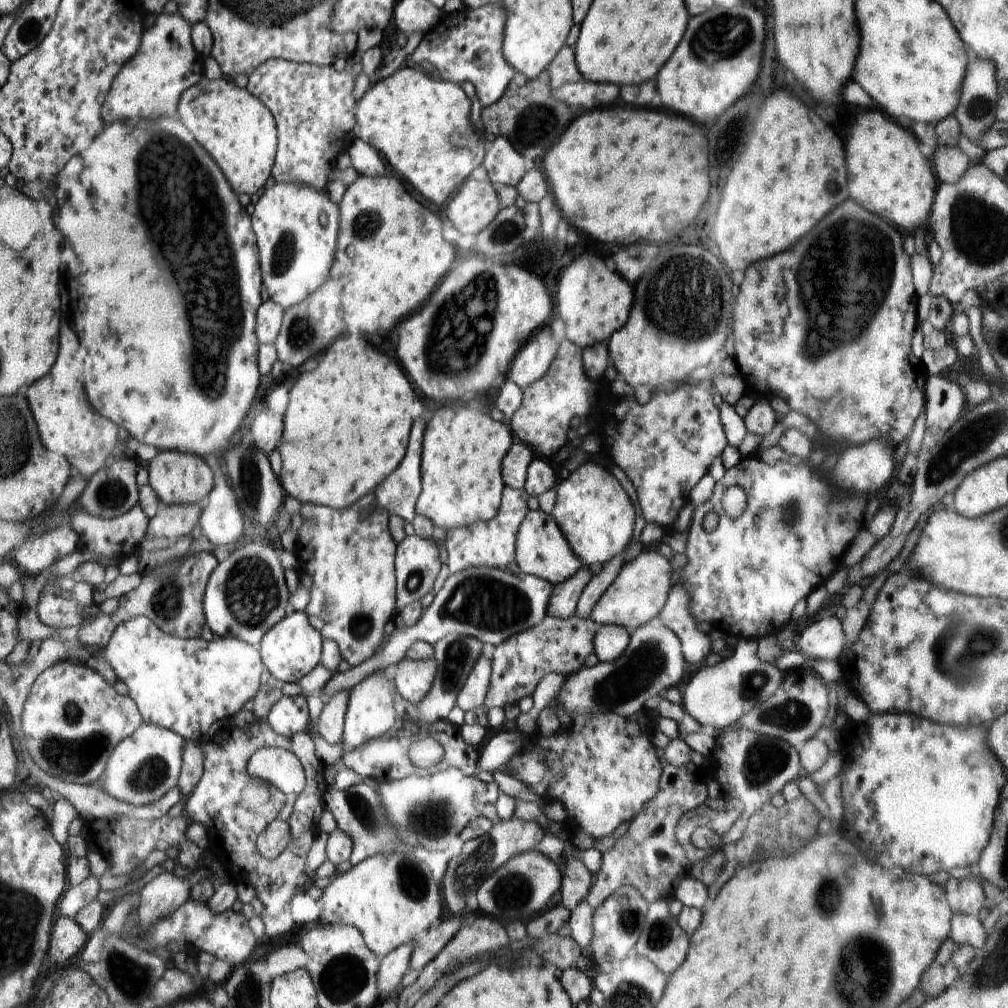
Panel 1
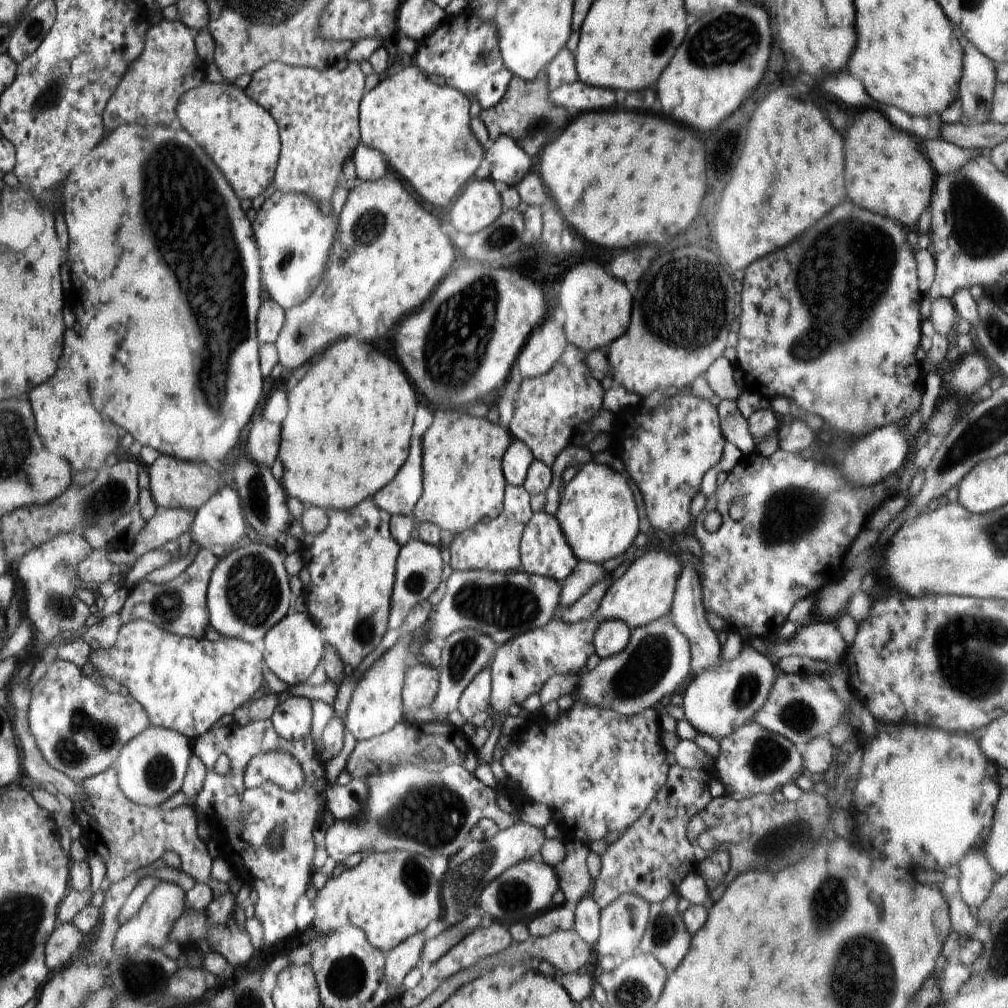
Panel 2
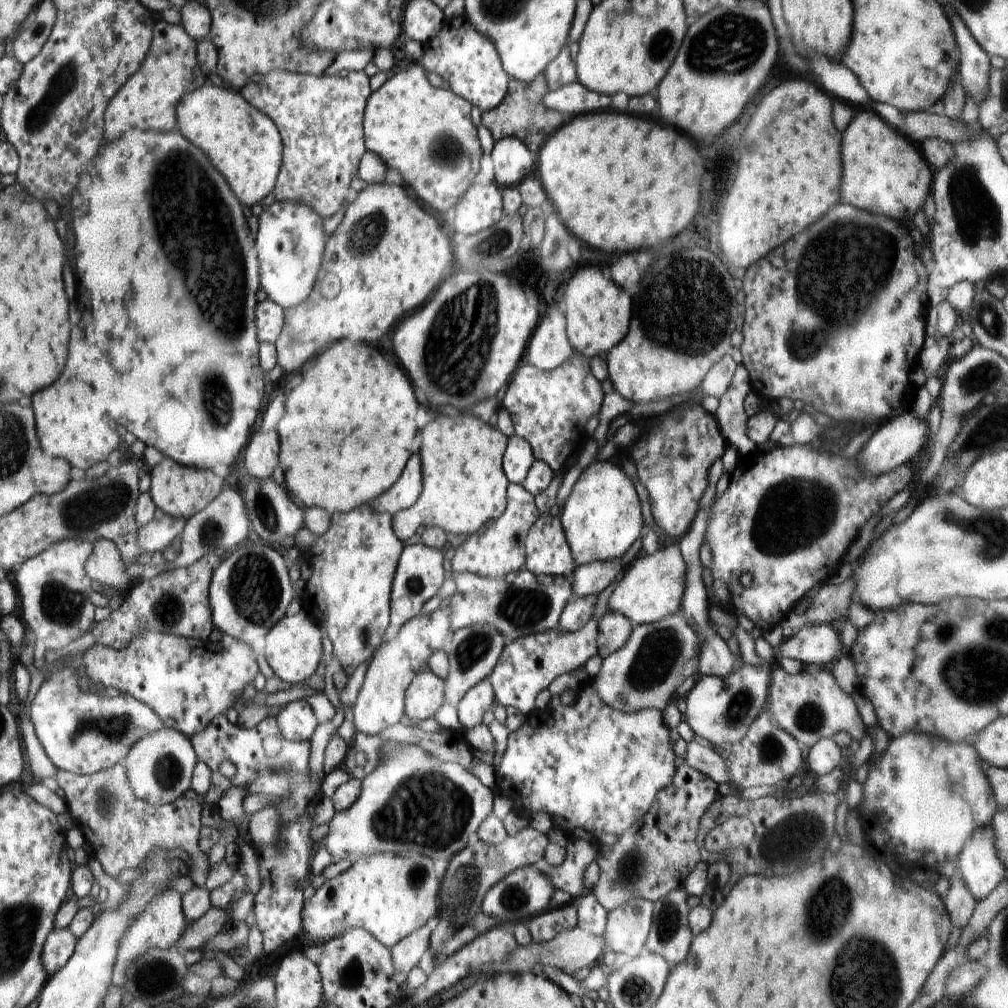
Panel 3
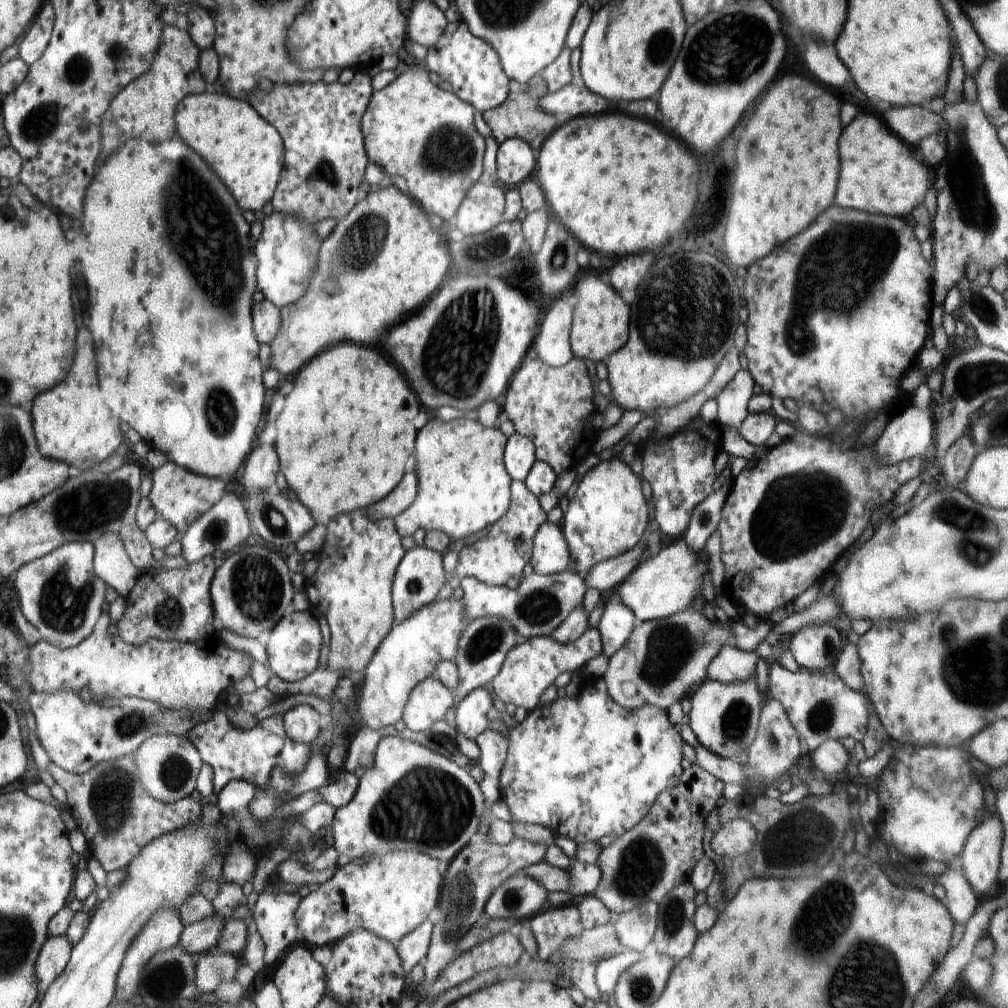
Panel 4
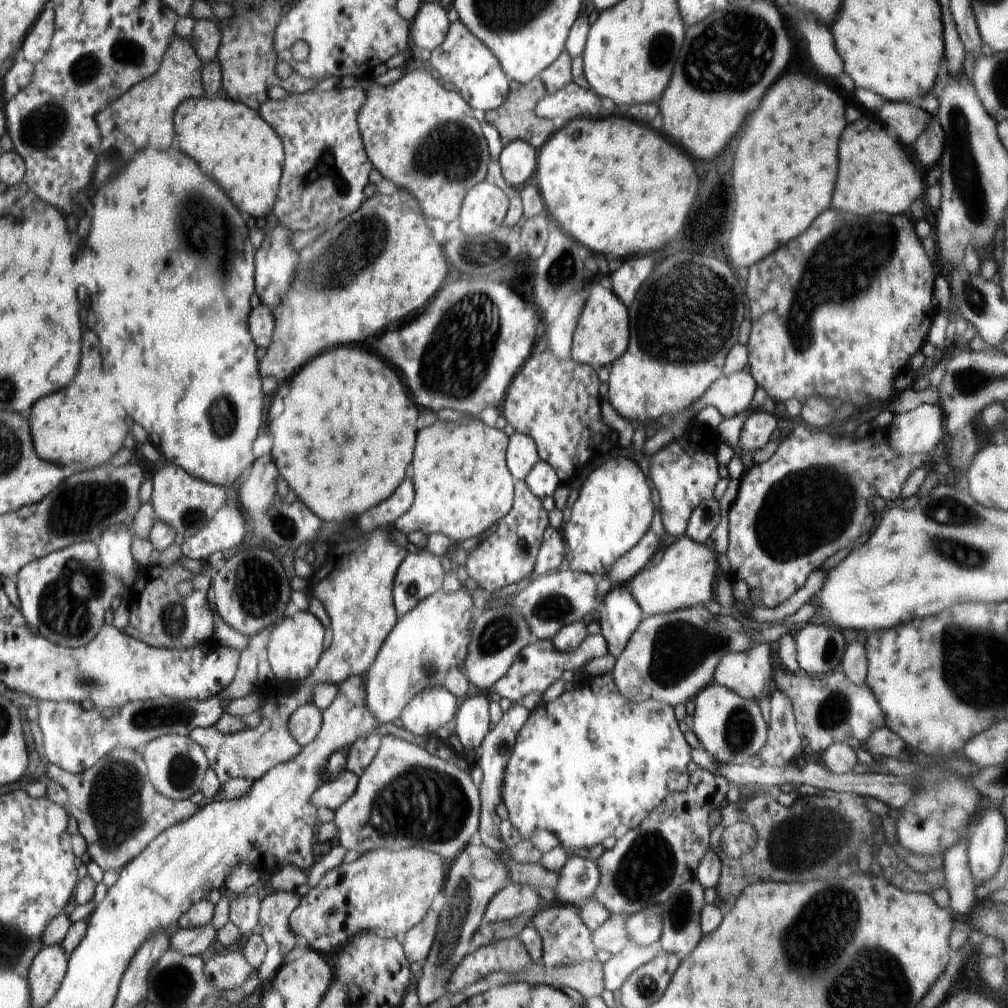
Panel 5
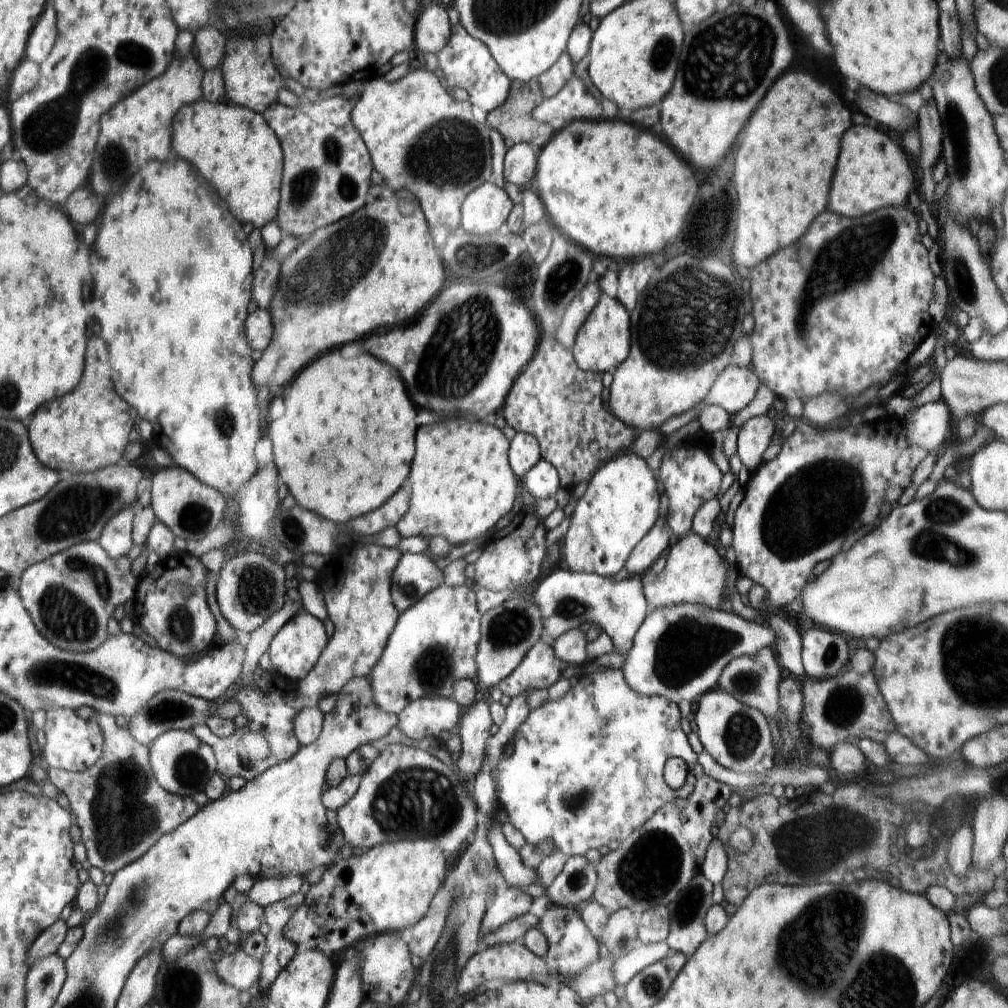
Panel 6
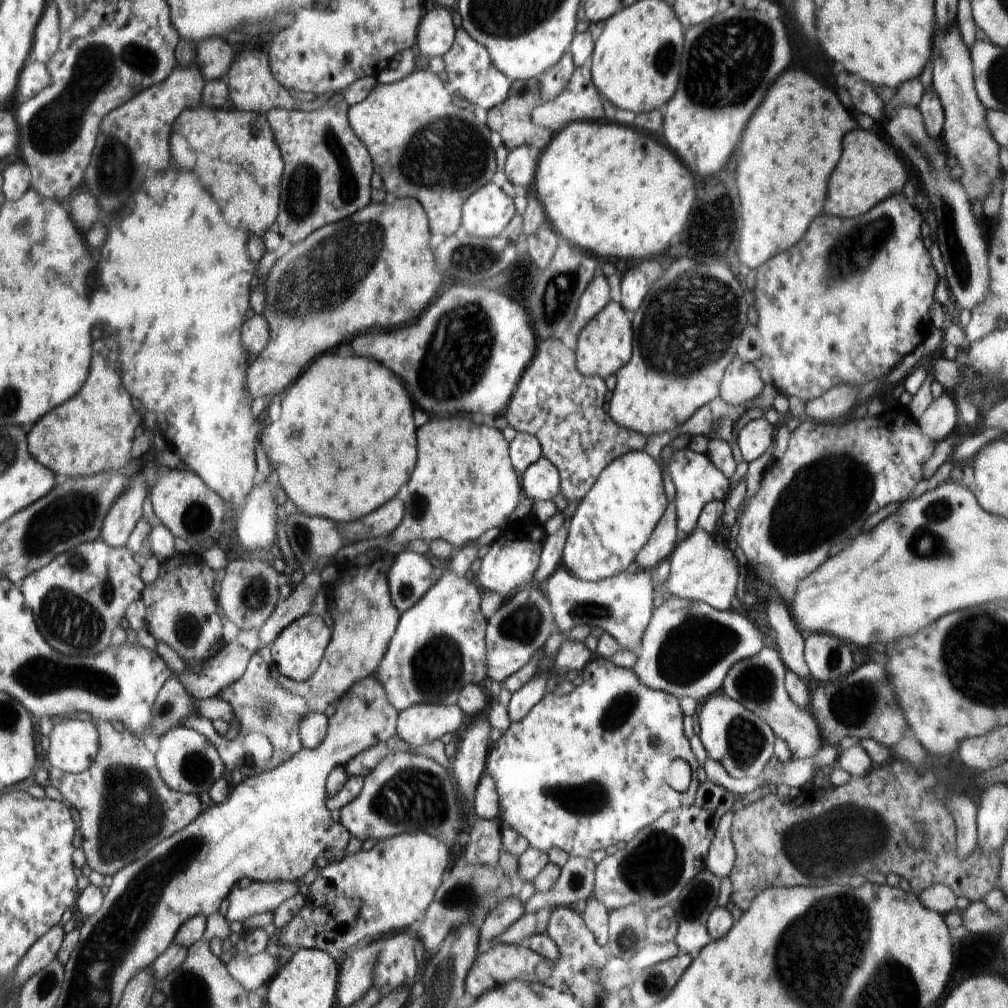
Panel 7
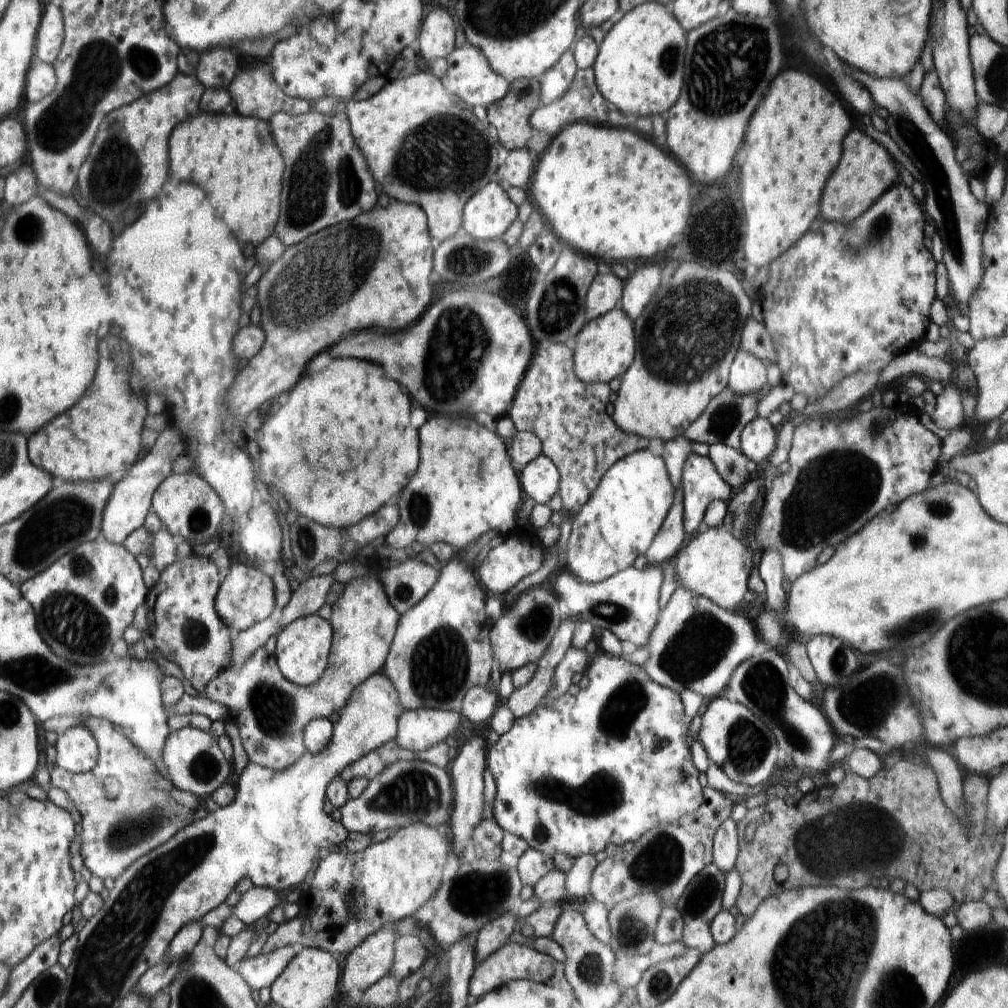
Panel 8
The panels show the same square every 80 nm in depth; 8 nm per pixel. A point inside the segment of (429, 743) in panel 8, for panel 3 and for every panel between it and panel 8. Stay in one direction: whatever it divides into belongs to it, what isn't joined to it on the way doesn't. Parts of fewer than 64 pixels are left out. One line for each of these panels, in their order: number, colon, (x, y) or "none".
3: (425, 696)
4: (428, 702)
5: (434, 708)
6: (428, 716)
7: (420, 724)

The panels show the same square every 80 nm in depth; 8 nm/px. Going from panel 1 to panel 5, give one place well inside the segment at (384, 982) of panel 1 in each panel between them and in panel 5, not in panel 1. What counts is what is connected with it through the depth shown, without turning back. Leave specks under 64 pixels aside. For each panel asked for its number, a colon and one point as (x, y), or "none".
2: (400, 961)
3: (406, 954)
4: (413, 948)
5: (417, 944)

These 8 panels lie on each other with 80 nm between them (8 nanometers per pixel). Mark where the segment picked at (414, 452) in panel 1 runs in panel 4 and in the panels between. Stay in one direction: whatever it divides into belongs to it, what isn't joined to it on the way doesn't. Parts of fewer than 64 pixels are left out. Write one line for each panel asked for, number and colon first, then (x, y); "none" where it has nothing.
2: (399, 496)
3: (397, 498)
4: (398, 501)

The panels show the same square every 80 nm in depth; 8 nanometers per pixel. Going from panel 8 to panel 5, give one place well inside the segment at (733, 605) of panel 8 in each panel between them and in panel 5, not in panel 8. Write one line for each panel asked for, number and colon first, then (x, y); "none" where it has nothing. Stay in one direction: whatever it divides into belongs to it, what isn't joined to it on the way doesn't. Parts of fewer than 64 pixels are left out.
5: (686, 576)
6: (695, 573)
7: (702, 569)

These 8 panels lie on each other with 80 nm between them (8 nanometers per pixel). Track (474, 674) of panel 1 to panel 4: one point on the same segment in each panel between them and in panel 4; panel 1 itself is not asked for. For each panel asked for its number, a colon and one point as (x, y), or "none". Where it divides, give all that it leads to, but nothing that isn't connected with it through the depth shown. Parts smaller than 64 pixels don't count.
2: (476, 696)
3: (471, 707)
4: (470, 715)

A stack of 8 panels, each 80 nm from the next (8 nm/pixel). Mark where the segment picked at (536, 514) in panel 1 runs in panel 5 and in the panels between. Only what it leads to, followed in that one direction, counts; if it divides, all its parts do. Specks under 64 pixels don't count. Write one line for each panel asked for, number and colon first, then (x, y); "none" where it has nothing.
2: (544, 552)
3: (547, 551)
4: (551, 555)
5: (552, 554)

